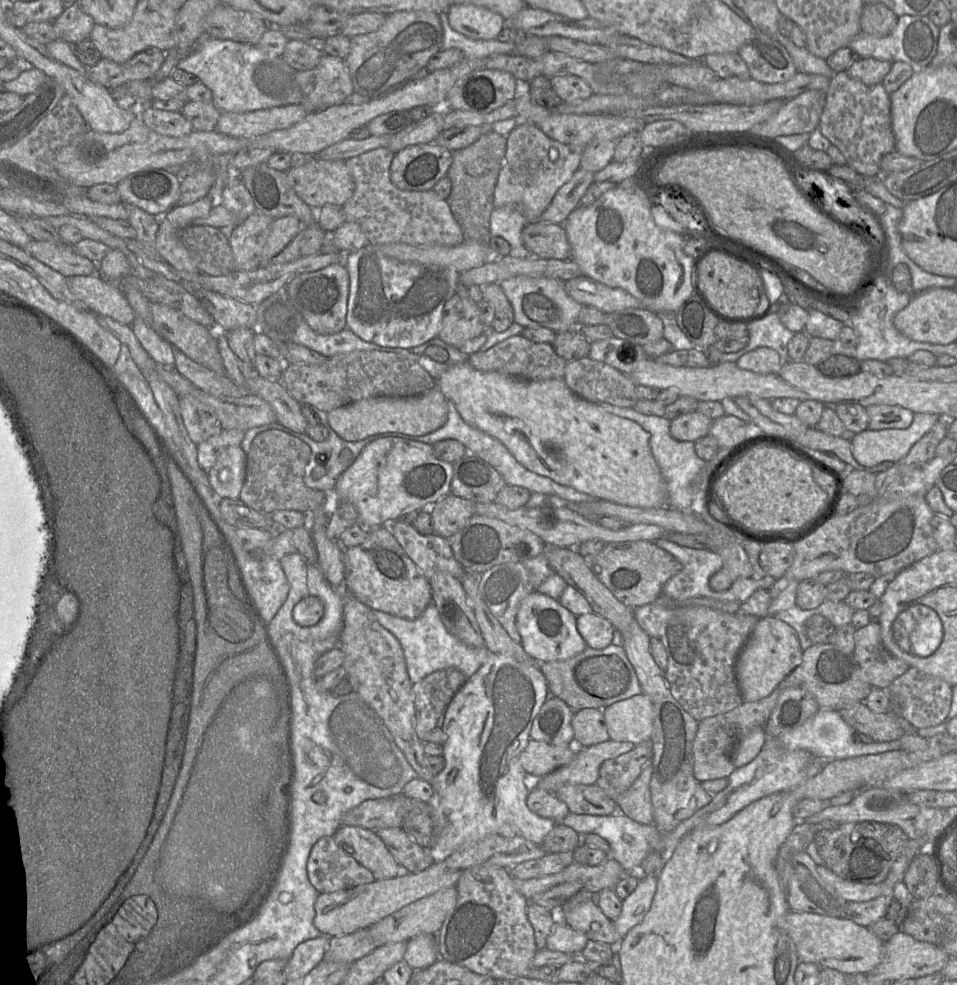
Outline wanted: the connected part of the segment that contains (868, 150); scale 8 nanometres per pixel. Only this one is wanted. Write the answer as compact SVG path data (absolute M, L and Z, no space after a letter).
M846 71L837 72L826 89L826 103L818 128L845 156L847 164L863 176L882 175L880 163L884 155L895 150L891 123L891 100L882 84L866 85L850 77Z

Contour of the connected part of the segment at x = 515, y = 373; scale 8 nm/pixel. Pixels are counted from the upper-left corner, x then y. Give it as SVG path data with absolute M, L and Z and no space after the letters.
M522 335L512 336L486 351L479 350L469 355L469 364L480 371L495 371L504 375L527 381L544 381L564 378L567 361L557 355L552 344L536 343Z

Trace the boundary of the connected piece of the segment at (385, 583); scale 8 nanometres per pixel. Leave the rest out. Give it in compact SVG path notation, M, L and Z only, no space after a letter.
M385 526L369 530L361 544L344 549L343 561L344 588L372 610L383 611L400 618L415 619L432 602L429 580Z

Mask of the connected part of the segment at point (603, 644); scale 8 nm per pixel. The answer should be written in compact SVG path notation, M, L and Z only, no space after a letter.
M595 612L577 616L577 629L591 648L603 649L612 644L614 626Z

